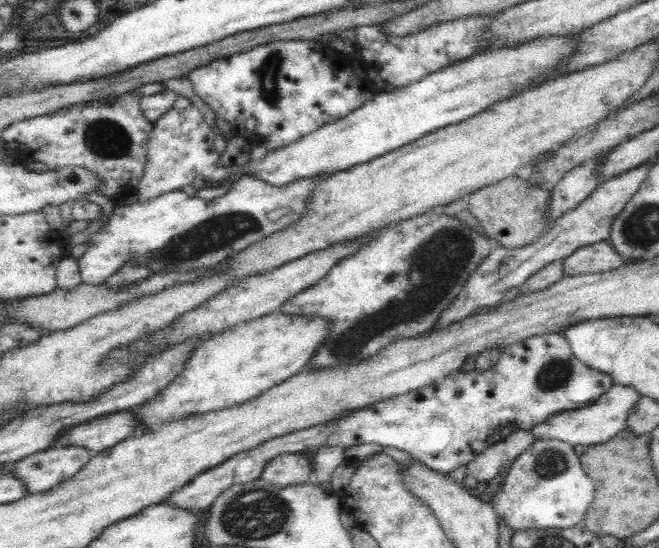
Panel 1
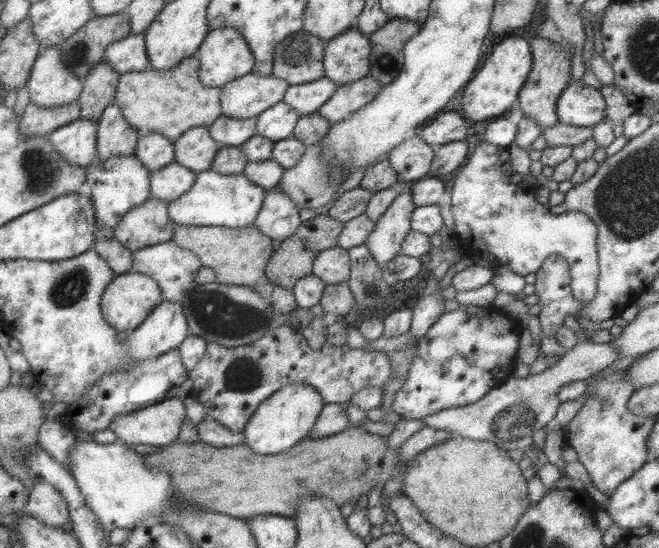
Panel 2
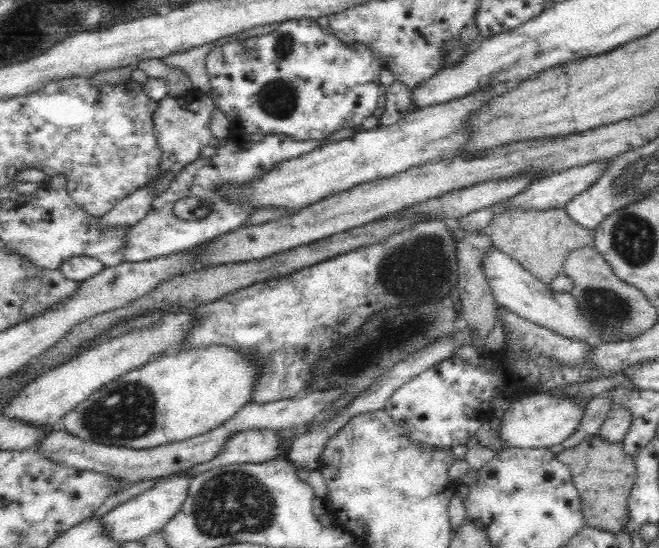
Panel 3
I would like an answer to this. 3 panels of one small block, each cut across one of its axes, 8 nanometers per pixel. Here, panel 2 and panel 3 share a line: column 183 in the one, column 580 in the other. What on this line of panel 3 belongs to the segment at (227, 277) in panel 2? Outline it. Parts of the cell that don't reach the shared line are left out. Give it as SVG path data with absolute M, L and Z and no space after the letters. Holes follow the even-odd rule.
M564 208L542 211L508 211L498 214L488 228L491 244L510 255L540 282L550 285L562 273L564 262L574 250L592 246L595 242L593 229L576 224Z

